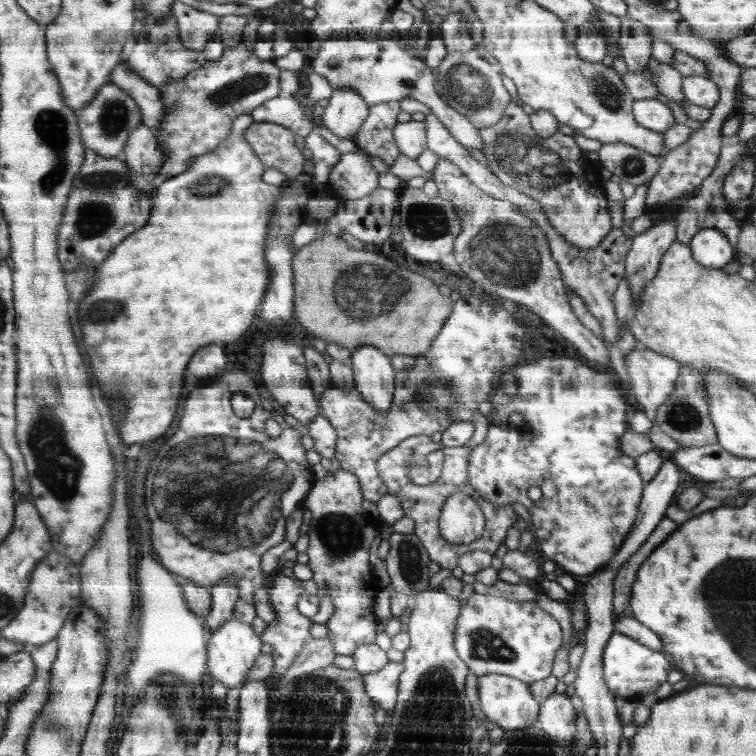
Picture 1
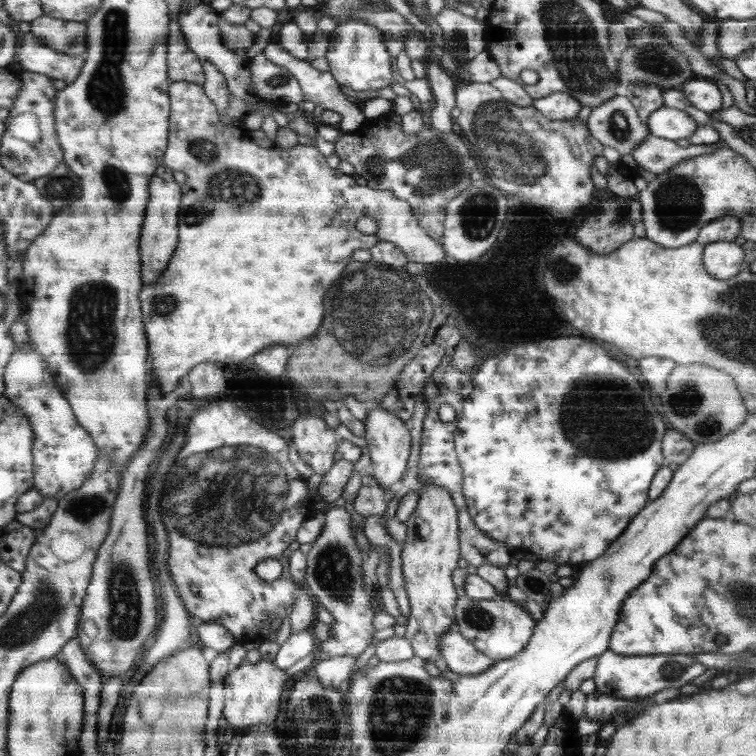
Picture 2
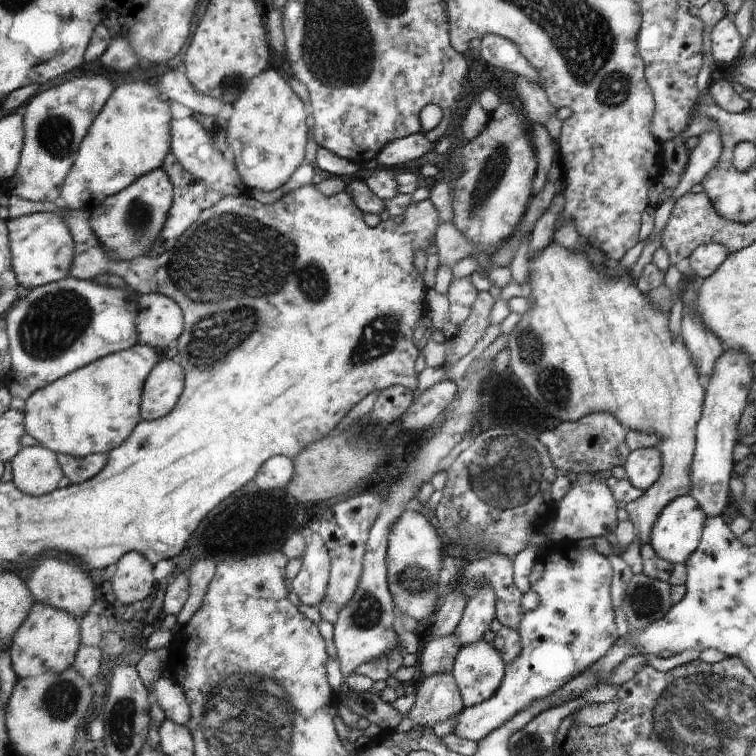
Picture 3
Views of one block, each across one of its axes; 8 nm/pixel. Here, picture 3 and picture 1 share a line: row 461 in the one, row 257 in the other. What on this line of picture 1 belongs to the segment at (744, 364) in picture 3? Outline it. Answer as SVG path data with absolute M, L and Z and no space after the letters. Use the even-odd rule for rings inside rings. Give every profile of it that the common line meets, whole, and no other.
M712 228L700 230L692 240L689 247L695 261L702 267L722 269L724 264L735 258L734 248L728 244L726 236Z

